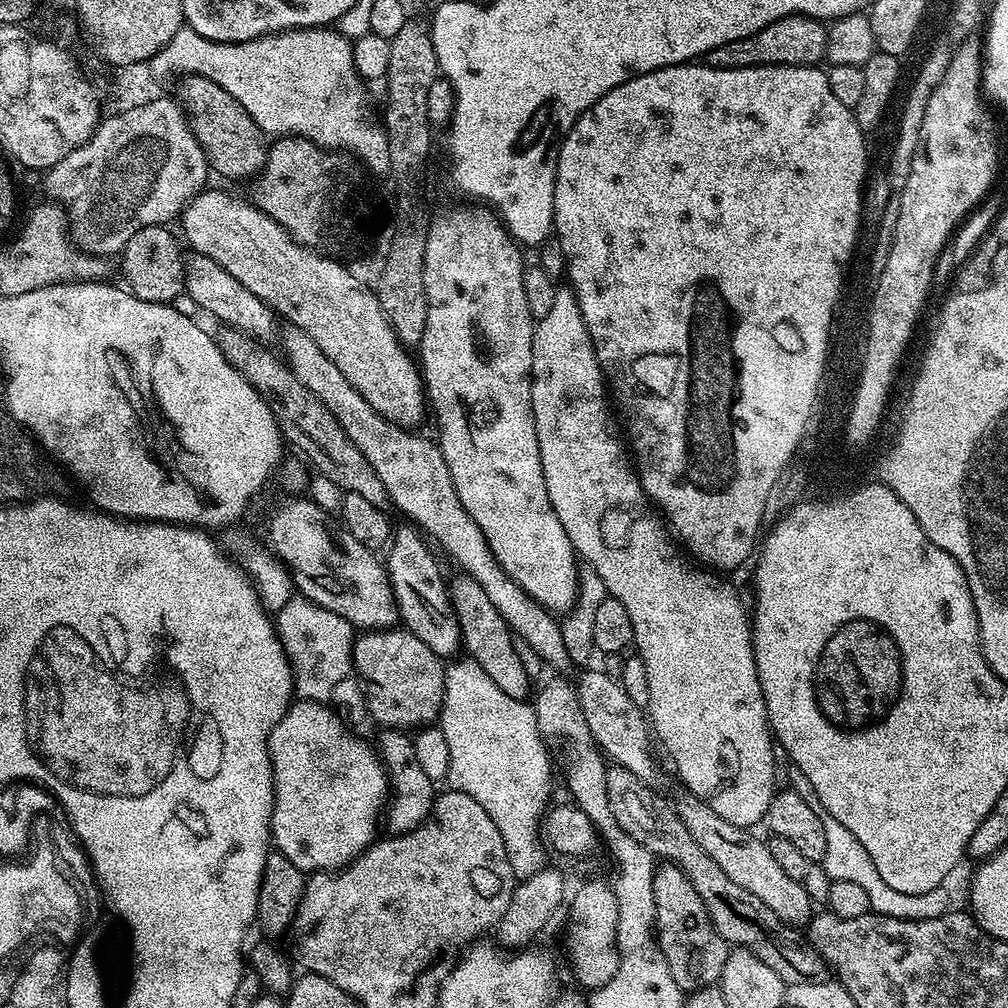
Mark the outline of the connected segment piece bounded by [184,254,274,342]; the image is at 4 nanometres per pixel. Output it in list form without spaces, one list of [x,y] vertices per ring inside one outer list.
[[[195,254],[189,255],[186,260],[186,275],[184,286],[192,298],[194,298],[200,310],[213,312],[225,325],[238,328],[241,332],[261,341],[267,341],[267,336],[272,332],[272,316],[274,312],[271,307],[258,294],[246,290],[242,282],[234,278],[218,262],[214,262],[205,256]]]

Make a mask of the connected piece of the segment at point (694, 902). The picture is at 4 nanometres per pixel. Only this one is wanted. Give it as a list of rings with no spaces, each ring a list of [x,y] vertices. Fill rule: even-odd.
[[[664,862],[652,873],[652,885],[656,907],[654,931],[660,953],[666,958],[666,966],[670,966],[674,982],[685,994],[715,985],[720,979],[730,948],[712,925],[706,906],[694,890],[690,878],[686,878],[677,864]]]

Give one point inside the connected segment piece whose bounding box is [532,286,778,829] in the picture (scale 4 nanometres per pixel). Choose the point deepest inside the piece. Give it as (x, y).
(691, 629)

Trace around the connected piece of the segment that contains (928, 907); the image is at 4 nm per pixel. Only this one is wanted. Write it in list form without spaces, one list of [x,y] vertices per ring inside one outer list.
[[[824,818],[824,832],[826,832],[826,852],[821,864],[827,872],[827,876],[836,881],[852,881],[862,886],[870,897],[871,909],[877,915],[890,917],[902,917],[908,920],[929,920],[932,917],[943,916],[951,909],[950,894],[947,887],[940,885],[934,890],[928,890],[924,894],[904,894],[886,884],[880,872],[878,872],[873,859],[862,846],[862,842],[851,834],[837,819]]]

